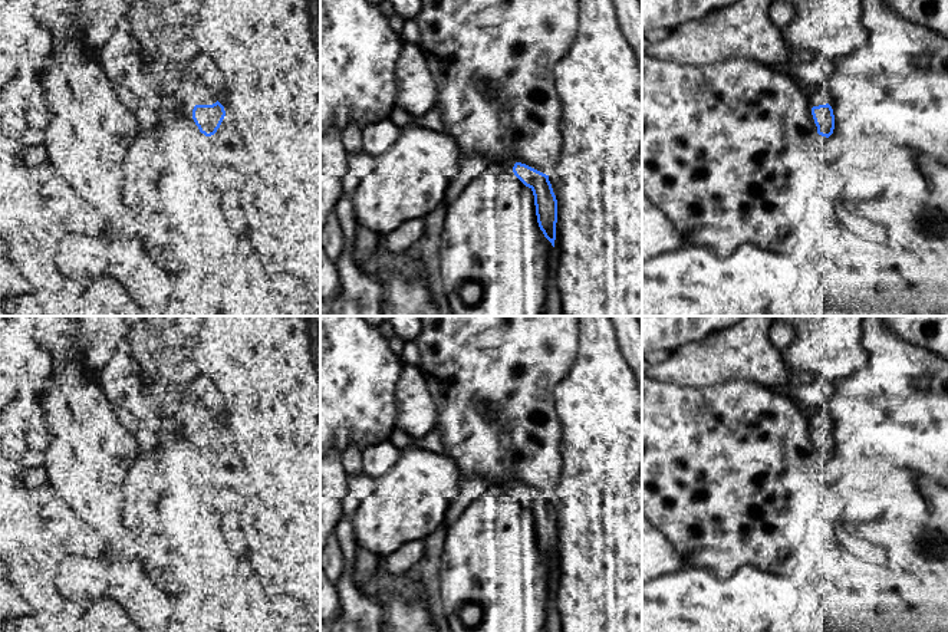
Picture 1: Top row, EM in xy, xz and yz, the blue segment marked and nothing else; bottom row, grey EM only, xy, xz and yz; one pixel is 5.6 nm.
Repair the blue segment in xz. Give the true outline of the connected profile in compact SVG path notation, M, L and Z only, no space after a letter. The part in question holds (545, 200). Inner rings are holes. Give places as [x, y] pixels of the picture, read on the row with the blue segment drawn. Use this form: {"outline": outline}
{"outline": "M511 158L503 162L503 167L510 168L514 175L533 191L539 227L554 247L557 200L549 181L549 175Z"}

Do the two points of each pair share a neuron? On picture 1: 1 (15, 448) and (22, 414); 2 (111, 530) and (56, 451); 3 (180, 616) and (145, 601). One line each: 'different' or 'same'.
1: same
2: same
3: different

